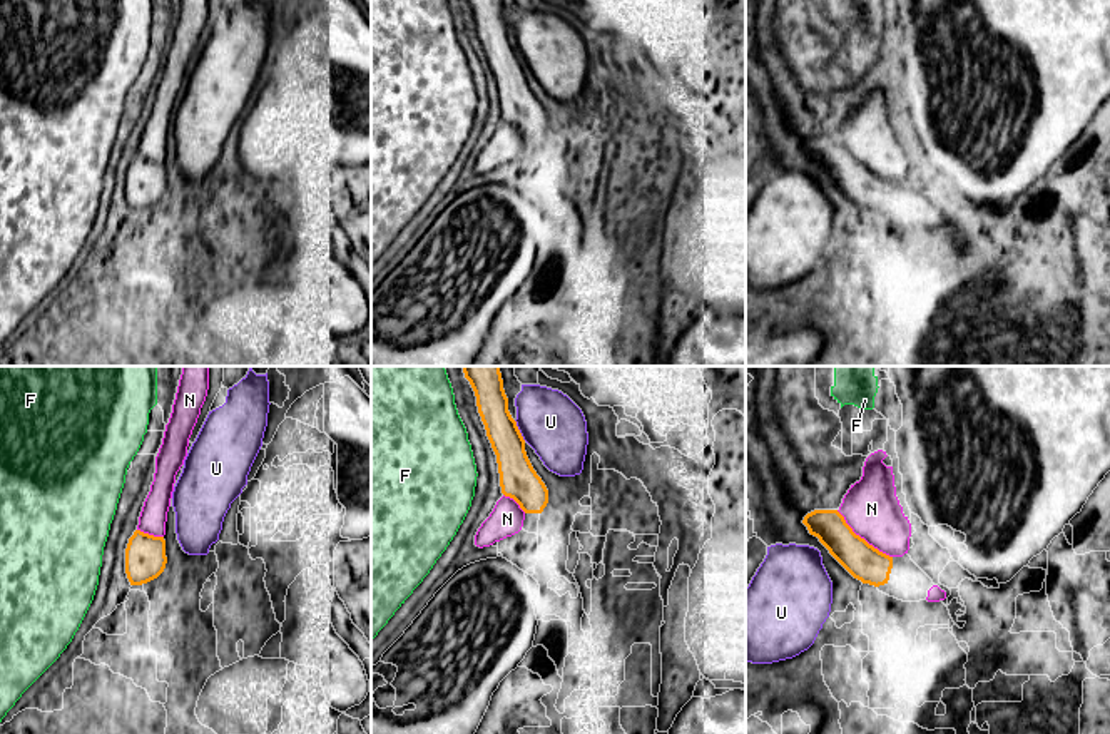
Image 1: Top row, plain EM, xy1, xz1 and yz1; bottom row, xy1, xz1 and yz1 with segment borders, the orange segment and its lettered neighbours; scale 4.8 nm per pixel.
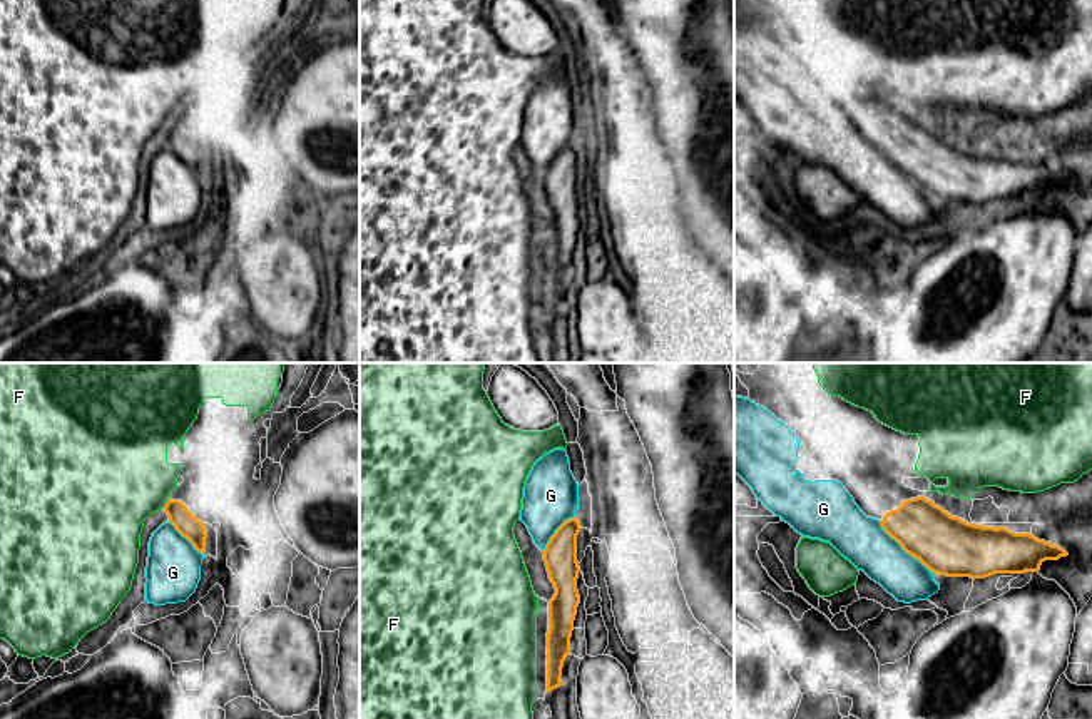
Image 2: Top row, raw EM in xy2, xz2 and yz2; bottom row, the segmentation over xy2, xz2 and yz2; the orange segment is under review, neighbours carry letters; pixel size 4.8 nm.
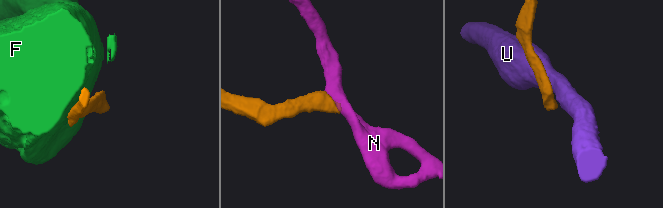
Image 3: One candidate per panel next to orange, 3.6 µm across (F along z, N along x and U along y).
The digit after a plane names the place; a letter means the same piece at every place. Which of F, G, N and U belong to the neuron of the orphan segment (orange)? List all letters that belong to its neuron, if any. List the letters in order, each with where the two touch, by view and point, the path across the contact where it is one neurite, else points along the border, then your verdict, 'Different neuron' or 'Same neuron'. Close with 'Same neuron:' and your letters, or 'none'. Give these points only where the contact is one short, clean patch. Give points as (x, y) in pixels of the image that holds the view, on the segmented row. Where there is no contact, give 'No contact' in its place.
F: Touches orange at xy2 (166, 504). Boundary: xy2 (169, 500), (163, 507). Different neuron
G: Touches orange at yz2 (905, 550). Different neuron
N: Touches orange at yz1 (863, 539). Path across: yz1 (865, 562), (863, 539), (870, 529), (871, 509). Same neuron
U: Touches orange at xz1 (519, 430). Different neuron
Same neuron: N

